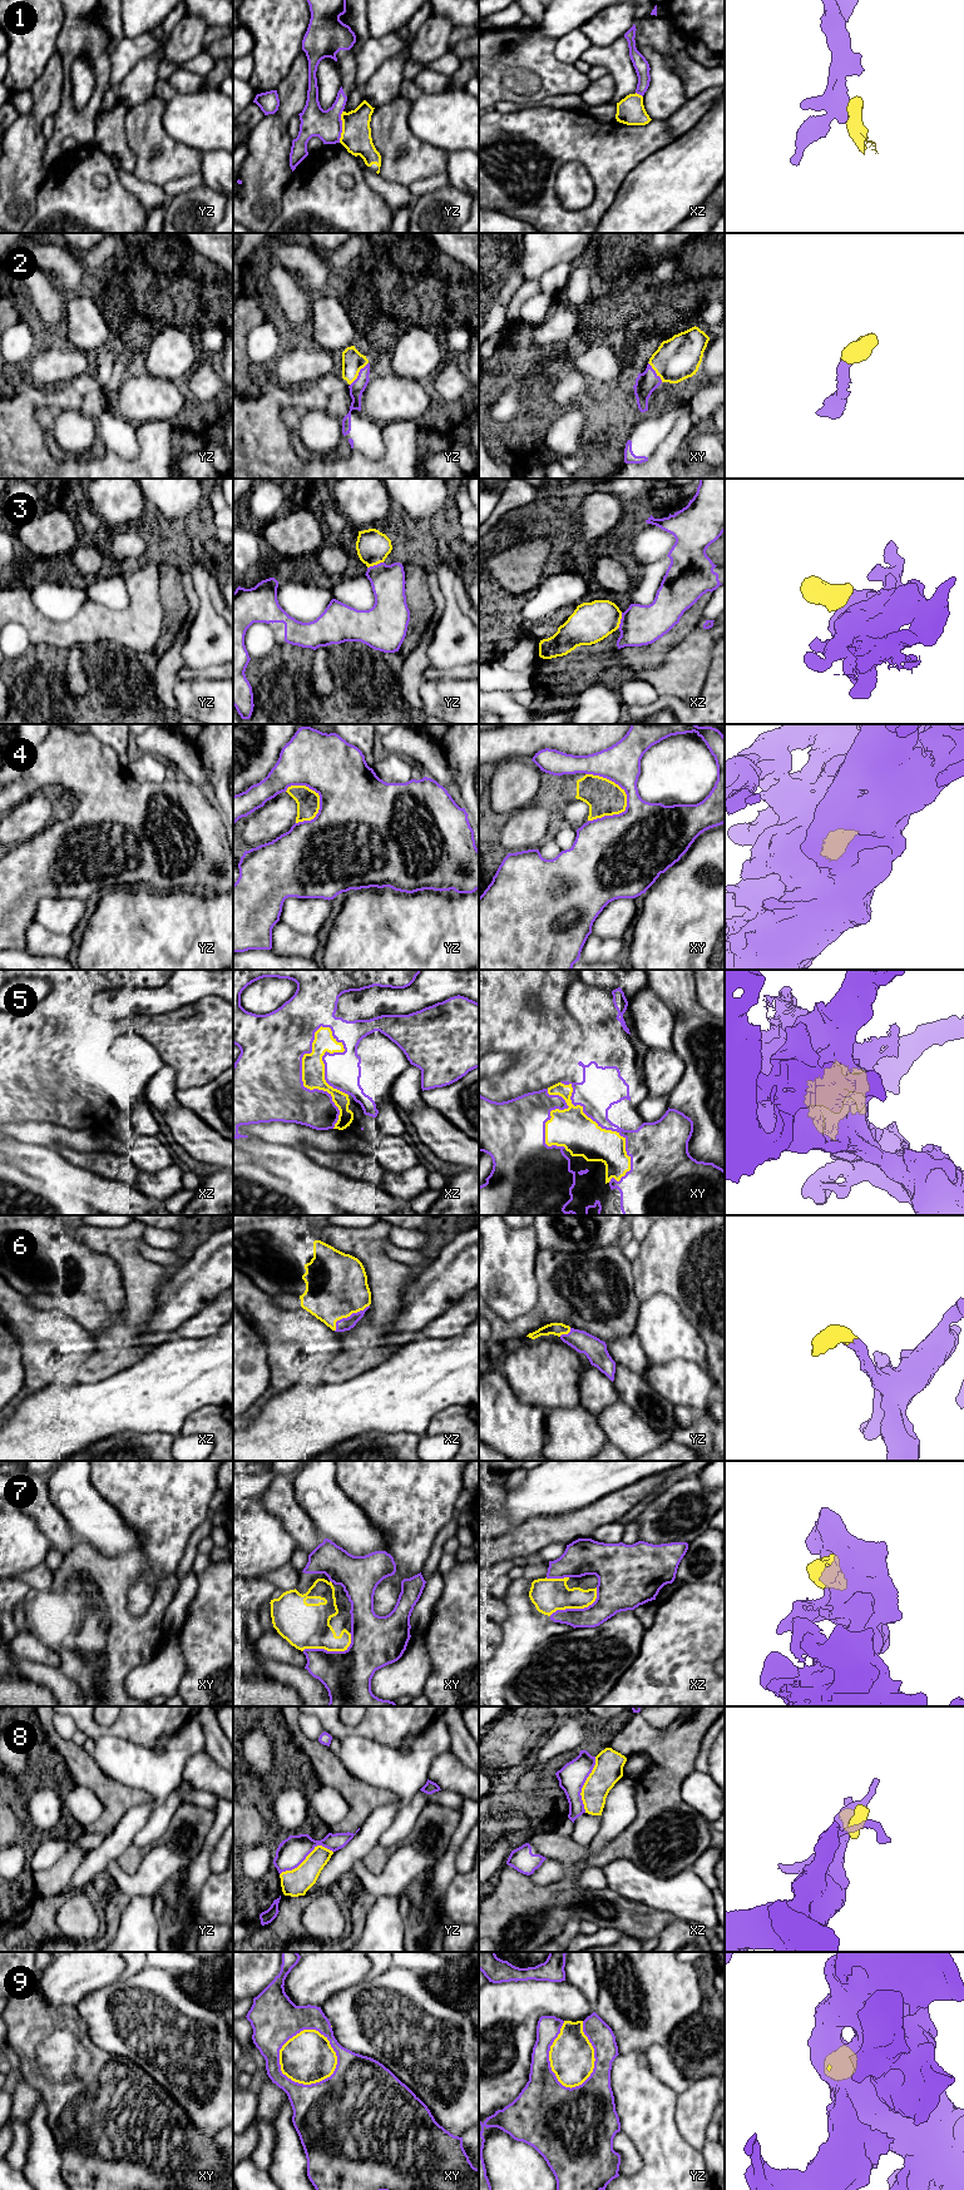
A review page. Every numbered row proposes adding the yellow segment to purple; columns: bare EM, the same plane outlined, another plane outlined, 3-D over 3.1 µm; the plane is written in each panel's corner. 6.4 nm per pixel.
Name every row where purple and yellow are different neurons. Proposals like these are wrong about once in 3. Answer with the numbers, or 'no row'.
1, 4, 8

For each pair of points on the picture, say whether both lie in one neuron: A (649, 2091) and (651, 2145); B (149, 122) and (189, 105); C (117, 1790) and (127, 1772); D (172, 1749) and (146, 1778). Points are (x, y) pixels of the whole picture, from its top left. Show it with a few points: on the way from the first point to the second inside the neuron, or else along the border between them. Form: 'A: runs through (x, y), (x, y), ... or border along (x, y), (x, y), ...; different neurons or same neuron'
A: runs through (649, 2105), (651, 2131); same neuron
B: border along (154, 93), (164, 103), (162, 127), (177, 142); different neurons
C: border along (98, 1764), (108, 1777), (132, 1788); different neurons
D: runs through (167, 1757), (153, 1770); same neuron

